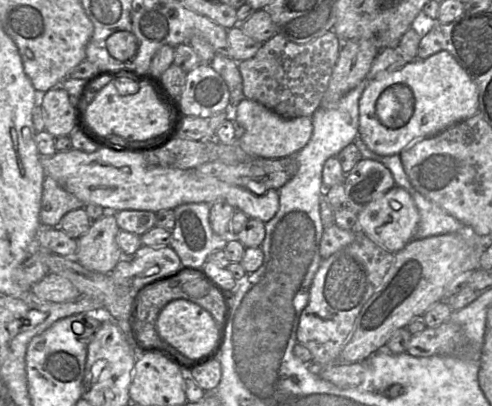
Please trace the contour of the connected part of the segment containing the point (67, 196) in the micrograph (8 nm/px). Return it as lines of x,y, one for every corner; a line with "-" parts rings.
45,176
39,216
42,227
58,227
66,213
84,206
82,201
61,187
53,178

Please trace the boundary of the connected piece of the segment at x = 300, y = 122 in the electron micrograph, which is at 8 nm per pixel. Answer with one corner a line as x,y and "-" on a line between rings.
248,98
232,106
230,110
236,128
235,142
252,157
279,159
295,156
309,142
313,133
311,117
284,118

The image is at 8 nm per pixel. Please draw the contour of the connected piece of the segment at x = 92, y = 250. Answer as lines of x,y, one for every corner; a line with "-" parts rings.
107,212
92,221
89,230
77,239
74,258
88,270
110,274
123,256
116,242
118,232
115,214

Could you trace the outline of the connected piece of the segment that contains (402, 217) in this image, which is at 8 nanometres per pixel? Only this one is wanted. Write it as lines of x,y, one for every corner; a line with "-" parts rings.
395,185
357,214
358,227
379,246
392,253
397,253
413,239
419,223
419,215
419,210
410,193

